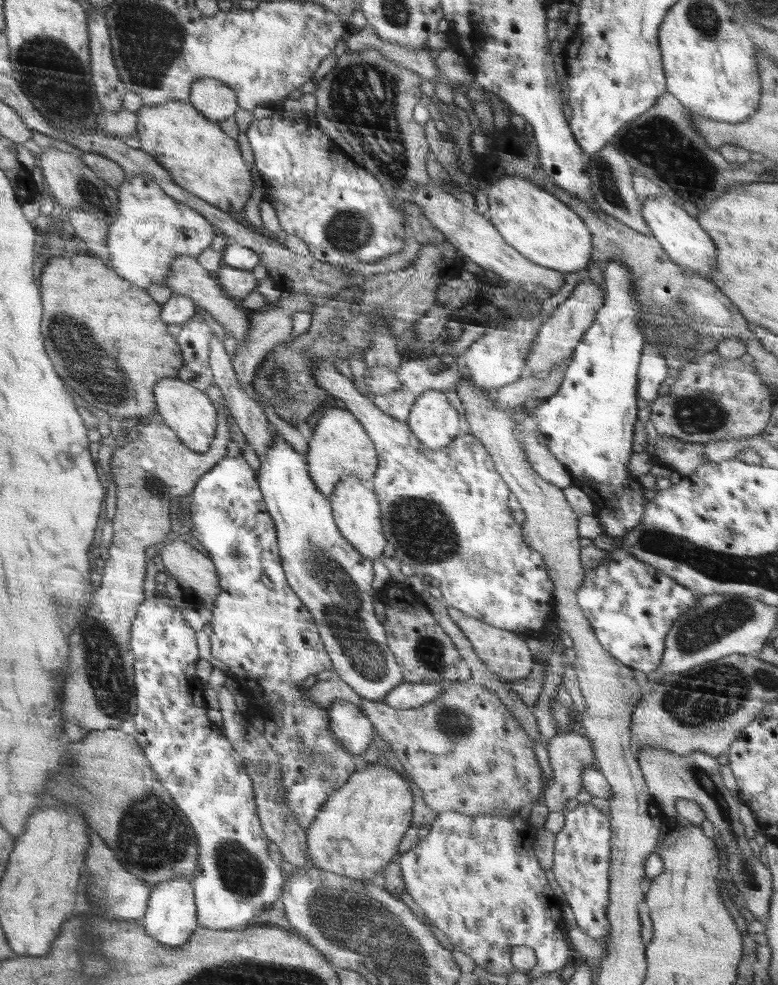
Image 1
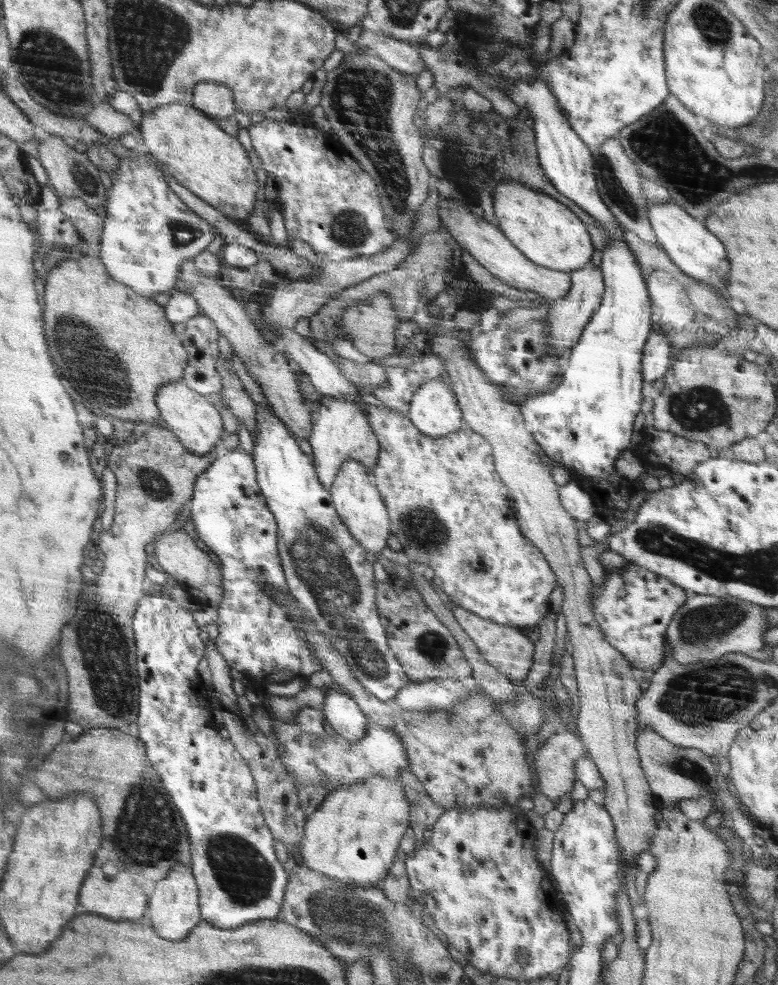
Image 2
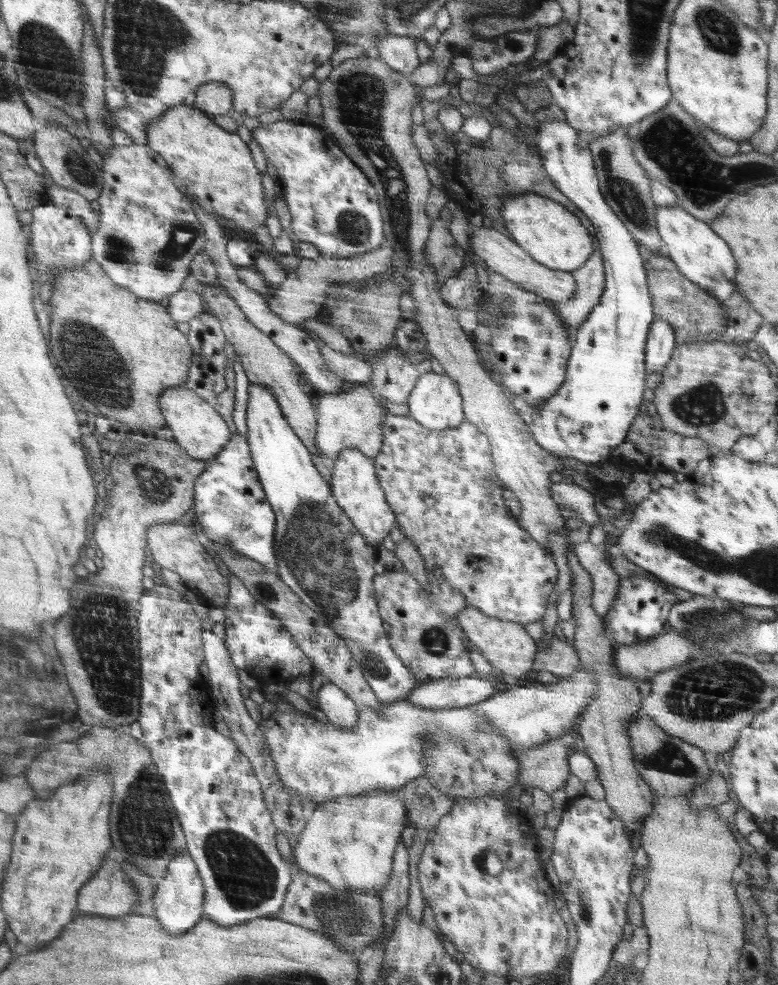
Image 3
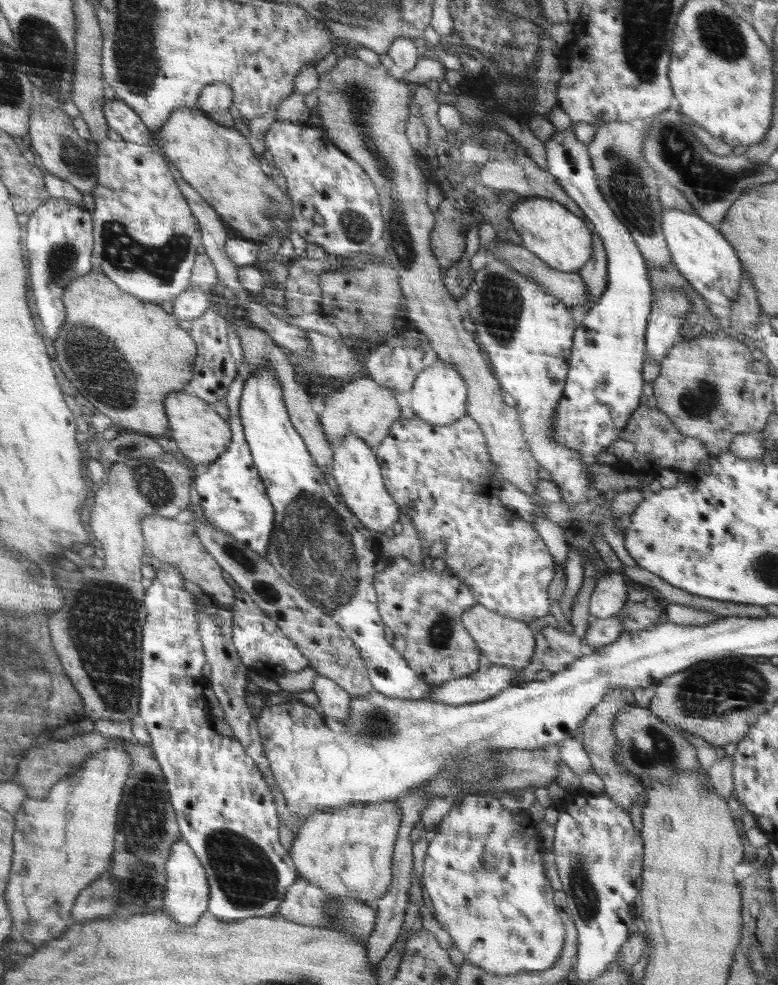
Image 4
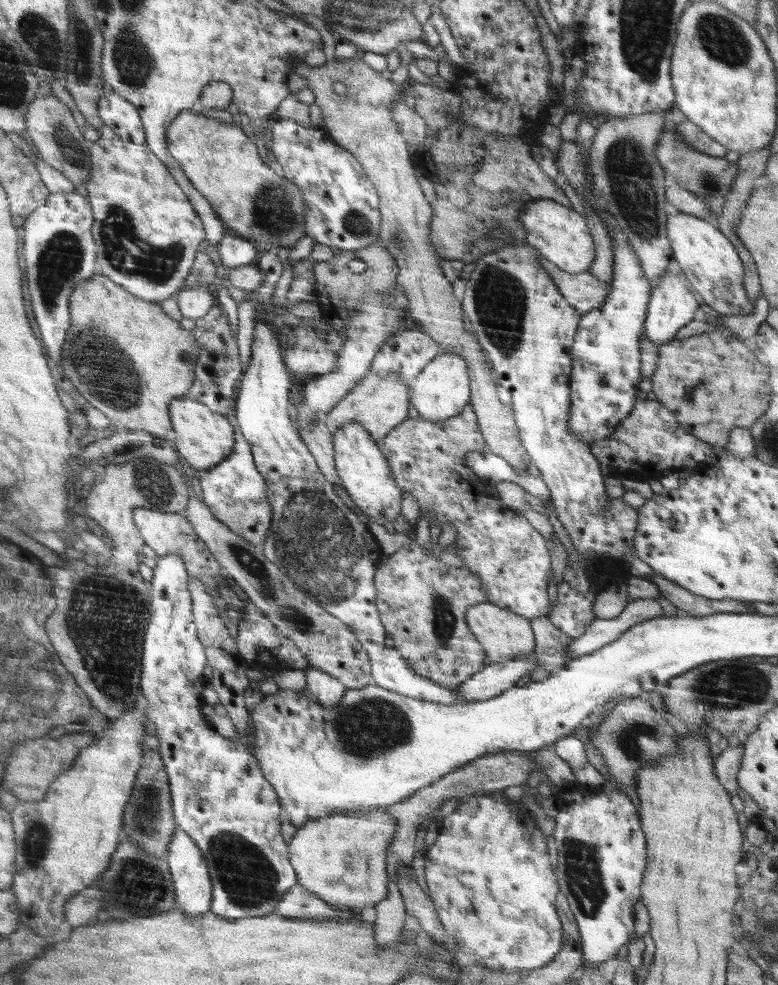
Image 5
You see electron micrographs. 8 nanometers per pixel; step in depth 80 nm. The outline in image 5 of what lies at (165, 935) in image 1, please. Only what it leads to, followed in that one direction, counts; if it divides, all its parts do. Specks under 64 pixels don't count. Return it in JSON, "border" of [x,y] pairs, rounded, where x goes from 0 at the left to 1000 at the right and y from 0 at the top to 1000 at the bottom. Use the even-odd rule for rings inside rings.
{"border":[[[226,841],[221,848],[220,858],[216,859],[213,868],[216,880],[220,881],[220,889],[224,891],[226,906],[226,923],[240,932],[266,927],[271,922],[272,898],[265,873],[260,870],[260,863],[252,860],[252,856],[242,850],[242,847],[231,841]]]}

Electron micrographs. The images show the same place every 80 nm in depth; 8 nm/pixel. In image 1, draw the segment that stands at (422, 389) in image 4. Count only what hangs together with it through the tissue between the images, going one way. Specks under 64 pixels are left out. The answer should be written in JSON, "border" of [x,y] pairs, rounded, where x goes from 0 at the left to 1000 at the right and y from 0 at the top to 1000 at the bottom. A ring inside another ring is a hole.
{"border":[[[571,398],[541,399],[530,411],[523,425],[524,434],[539,448],[555,457],[566,457],[589,443],[589,418],[576,410]]]}

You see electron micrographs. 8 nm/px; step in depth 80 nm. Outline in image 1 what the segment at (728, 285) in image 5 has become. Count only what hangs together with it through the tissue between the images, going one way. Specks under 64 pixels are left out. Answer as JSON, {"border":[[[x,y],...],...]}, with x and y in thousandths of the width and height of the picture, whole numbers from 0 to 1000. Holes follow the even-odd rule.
{"border":[[[853,197],[825,204],[825,216],[832,228],[837,230],[837,239],[844,242],[865,265],[910,282],[910,278],[920,270],[920,250],[898,225],[895,225],[887,217],[879,215],[878,210]]]}

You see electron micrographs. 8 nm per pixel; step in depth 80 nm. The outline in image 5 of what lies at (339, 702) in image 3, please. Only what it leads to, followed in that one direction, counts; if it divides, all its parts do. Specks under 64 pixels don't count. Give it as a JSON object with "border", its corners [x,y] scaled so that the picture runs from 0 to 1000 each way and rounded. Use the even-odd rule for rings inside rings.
{"border":[[[395,676],[391,682],[395,688],[392,701],[405,707],[414,717],[428,717],[441,711],[442,693],[437,689],[405,676]]]}

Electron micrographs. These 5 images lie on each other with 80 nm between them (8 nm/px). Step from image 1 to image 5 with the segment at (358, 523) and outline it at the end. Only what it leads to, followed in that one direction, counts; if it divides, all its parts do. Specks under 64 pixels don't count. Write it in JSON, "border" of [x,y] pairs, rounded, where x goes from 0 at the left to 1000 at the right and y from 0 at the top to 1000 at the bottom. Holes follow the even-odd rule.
{"border":[[[445,429],[428,443],[431,474],[452,510],[483,532],[506,530],[514,522],[517,502],[509,487],[503,482],[496,465],[491,463],[488,449],[477,446],[473,438],[463,429]]]}

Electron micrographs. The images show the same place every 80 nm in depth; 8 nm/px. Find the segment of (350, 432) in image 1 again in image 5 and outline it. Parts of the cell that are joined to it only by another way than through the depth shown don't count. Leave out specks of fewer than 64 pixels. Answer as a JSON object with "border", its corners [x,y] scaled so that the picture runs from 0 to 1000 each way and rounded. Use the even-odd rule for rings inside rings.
{"border":[[[474,376],[472,383],[429,412],[427,418],[422,418],[419,425],[429,428],[434,435],[442,434],[445,429],[463,429],[477,442],[478,447],[490,449],[509,432],[526,425],[524,412],[528,411],[526,400],[528,400],[528,391],[519,389],[519,385],[514,385],[514,380],[499,379],[496,383],[488,383]]]}

